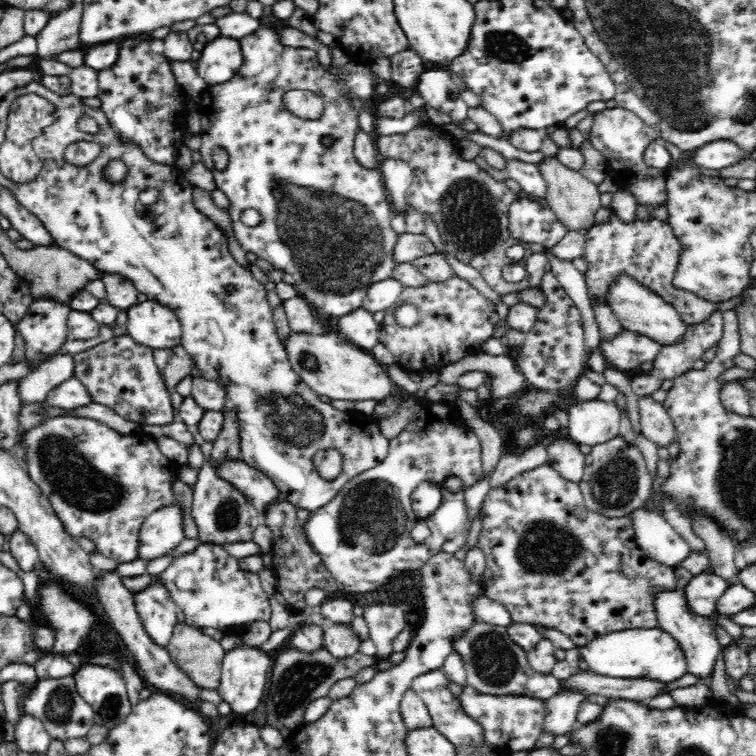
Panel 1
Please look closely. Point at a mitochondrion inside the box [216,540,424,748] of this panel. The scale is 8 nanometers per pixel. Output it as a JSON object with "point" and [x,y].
{"point":[293,687]}

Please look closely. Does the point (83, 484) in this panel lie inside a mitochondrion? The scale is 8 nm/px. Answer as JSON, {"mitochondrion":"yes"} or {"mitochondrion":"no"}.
{"mitochondrion":"yes"}

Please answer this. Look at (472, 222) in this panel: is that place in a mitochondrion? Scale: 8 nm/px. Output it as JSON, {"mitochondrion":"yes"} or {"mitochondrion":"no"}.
{"mitochondrion":"yes"}

